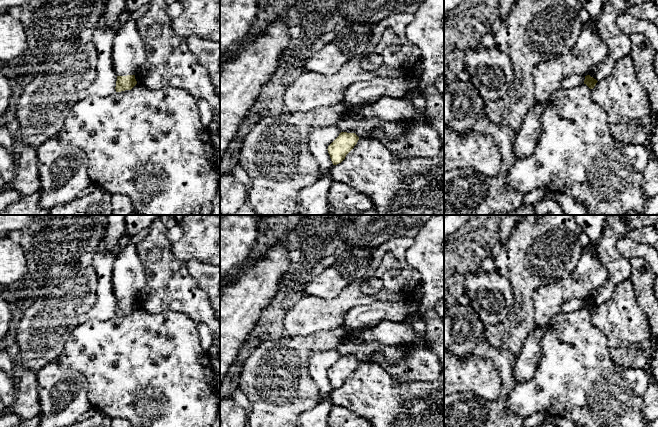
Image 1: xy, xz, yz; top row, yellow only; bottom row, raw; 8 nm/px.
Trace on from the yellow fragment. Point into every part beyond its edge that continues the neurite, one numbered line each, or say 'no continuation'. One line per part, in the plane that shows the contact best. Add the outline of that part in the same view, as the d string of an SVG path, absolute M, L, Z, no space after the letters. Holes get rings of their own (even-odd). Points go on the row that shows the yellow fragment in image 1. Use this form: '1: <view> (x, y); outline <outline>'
no continuation

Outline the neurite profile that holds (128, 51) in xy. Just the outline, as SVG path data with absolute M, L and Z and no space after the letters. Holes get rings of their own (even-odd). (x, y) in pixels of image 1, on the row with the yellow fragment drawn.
M135 20L121 23L113 39L112 63L117 76L135 75L146 60L145 45Z

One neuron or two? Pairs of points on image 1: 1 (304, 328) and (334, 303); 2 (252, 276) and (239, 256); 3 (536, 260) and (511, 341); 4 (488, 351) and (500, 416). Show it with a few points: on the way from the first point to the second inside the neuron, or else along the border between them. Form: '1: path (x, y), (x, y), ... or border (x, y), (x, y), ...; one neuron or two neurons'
1: path (311, 321), (318, 314), (323, 314), (327, 310); one neuron
2: border (247, 262), (230, 277); two neurons
3: path (525, 280), (522, 321); one neuron
4: path (504, 366), (506, 371), (506, 389), (501, 400); one neuron

